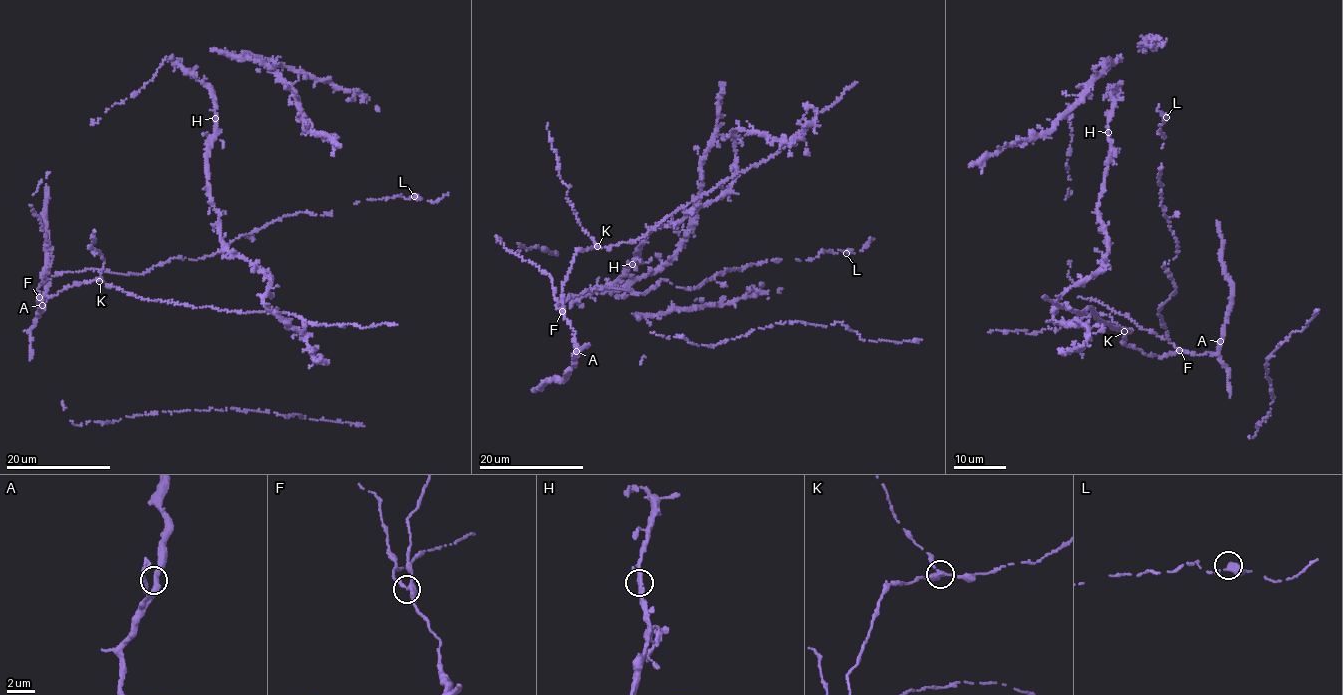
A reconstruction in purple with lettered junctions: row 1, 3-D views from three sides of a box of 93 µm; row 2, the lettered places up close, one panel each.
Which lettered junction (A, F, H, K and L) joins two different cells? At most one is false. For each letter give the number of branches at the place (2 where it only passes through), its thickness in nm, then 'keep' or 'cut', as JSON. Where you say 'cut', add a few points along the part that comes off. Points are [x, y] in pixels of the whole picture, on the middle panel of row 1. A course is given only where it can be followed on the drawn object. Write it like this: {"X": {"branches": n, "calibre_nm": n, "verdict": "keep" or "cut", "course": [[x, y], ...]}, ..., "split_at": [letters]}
{"A": {"branches": 2, "calibre_nm": 360, "verdict": "keep"}, "F": {"branches": 3, "calibre_nm": 320, "verdict": "keep"}, "H": {"branches": 2, "calibre_nm": 360, "verdict": "keep"}, "K": {"branches": 3, "calibre_nm": 340, "verdict": "keep"}, "L": {"branches": 2, "calibre_nm": 400, "verdict": "keep"}, "split_at": []}

